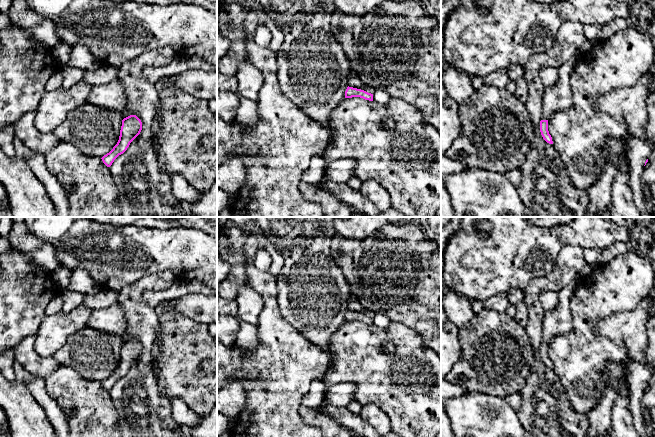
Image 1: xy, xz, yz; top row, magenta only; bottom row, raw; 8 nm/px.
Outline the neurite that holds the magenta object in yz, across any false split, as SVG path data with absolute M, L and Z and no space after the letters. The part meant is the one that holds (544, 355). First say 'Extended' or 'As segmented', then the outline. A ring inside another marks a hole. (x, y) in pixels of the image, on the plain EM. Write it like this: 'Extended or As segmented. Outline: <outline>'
Extended. Outline: M576 277L566 287L558 291L559 302L557 306L550 311L545 311L540 356L543 363L549 368L553 368L552 361L548 355L548 344L551 338L573 329L569 305L580 280L581 277Z

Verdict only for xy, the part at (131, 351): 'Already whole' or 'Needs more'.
Already whole

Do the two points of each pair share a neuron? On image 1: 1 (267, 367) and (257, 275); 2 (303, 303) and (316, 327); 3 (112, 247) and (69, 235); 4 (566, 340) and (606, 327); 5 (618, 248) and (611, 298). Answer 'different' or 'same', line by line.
1: same
2: same
3: same
4: different
5: different

